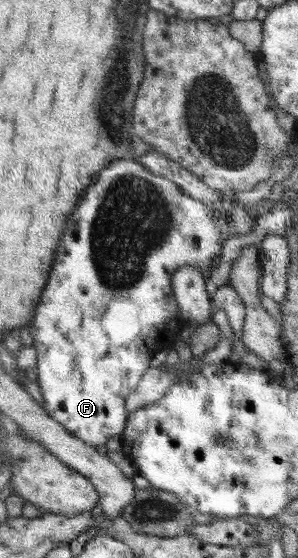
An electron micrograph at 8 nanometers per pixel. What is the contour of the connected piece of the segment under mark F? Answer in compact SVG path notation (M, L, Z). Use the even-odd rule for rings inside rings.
M124 158L123 160L115 160L109 163L107 169L103 169L97 173L97 179L85 191L83 197L79 197L79 205L77 211L73 211L73 229L69 229L69 233L65 233L65 249L61 249L59 253L60 264L57 269L53 269L53 281L47 281L45 291L45 301L41 301L41 313L35 313L35 317L31 319L31 323L27 325L25 331L26 341L36 349L35 366L37 367L37 379L39 391L44 397L44 409L54 419L61 423L73 434L73 437L81 439L90 446L104 445L111 437L121 436L125 425L129 420L129 413L125 408L125 399L132 395L137 385L143 377L144 371L150 367L151 358L157 350L167 350L173 348L173 344L181 331L185 327L190 327L188 322L179 308L175 305L172 294L171 277L181 267L189 265L193 269L197 269L199 273L211 270L217 257L222 254L223 244L230 237L238 236L239 234L247 234L253 229L262 210L249 214L249 209L241 205L220 206L214 207L204 204L202 201L193 199L189 194L186 194L179 185L175 182L161 176L157 176L149 171L143 164L136 159Z

